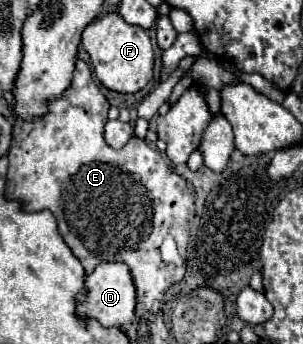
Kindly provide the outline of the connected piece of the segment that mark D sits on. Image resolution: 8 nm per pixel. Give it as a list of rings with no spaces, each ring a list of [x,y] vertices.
[[[99,263],[91,275],[85,277],[85,291],[77,295],[77,315],[85,319],[97,319],[103,327],[125,327],[135,317],[135,285],[125,263]]]

